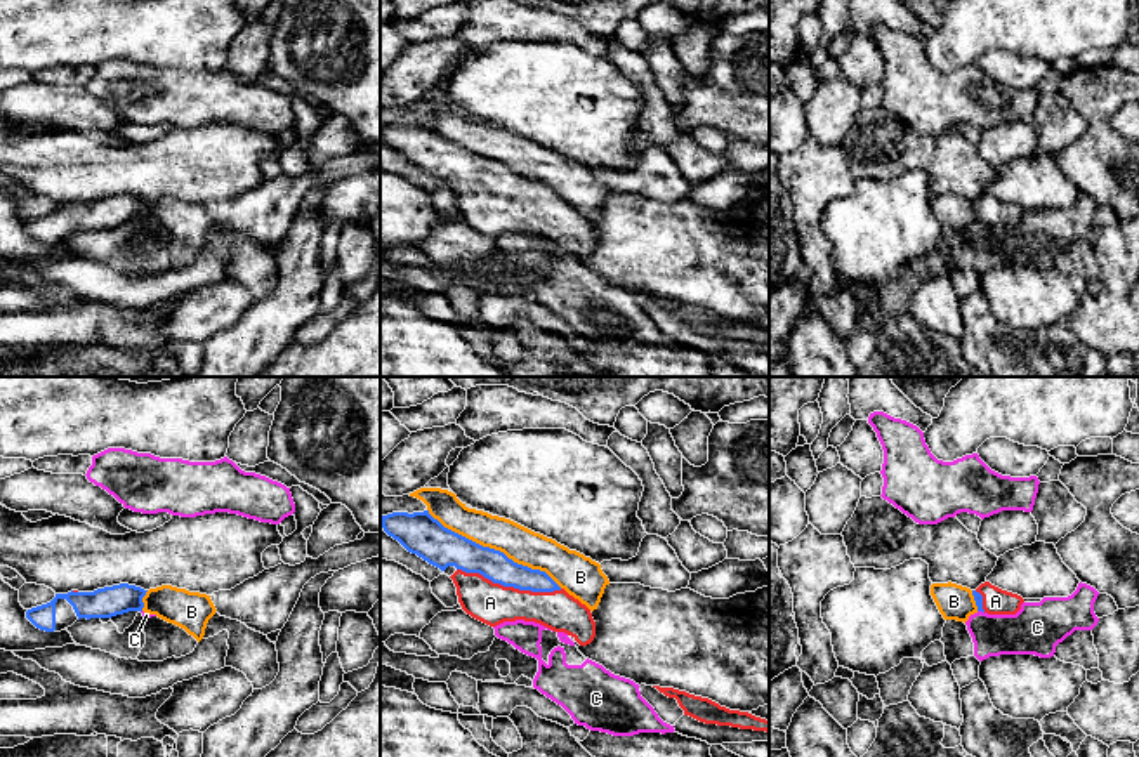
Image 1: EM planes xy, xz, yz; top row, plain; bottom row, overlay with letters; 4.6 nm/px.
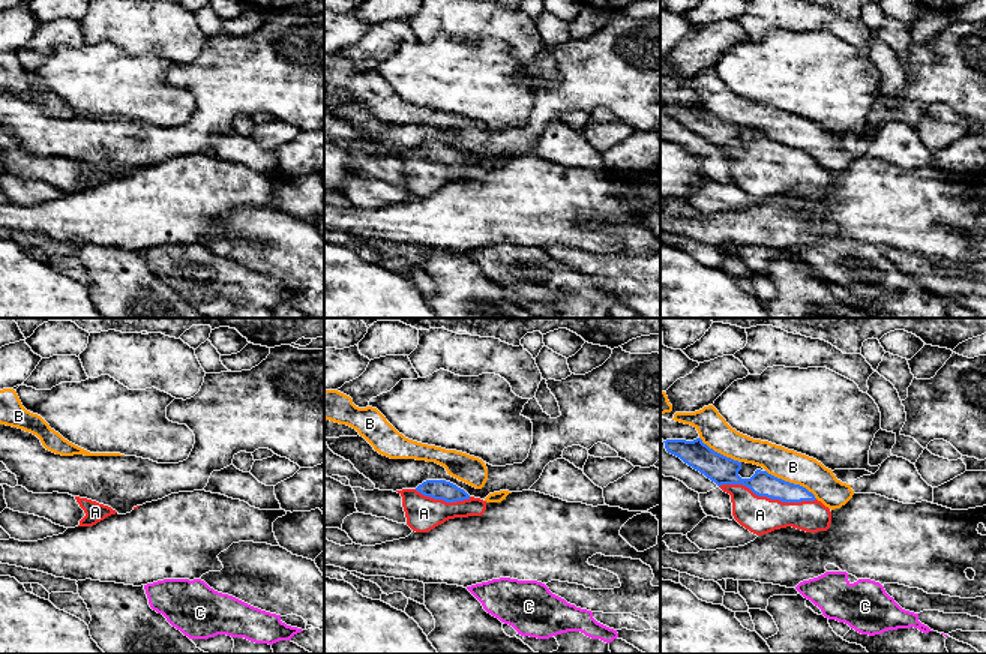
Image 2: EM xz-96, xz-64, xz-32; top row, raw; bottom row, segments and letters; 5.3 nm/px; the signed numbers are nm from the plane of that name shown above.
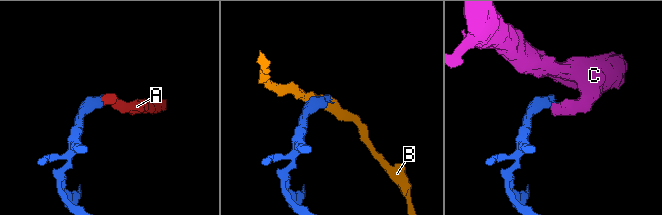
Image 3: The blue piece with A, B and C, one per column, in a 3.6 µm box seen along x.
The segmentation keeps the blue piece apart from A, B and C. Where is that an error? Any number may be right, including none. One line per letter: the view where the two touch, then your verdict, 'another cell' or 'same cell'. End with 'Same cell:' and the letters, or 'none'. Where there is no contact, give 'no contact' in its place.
A: xz | same cell
B: xz | another cell
C: yz | another cell
Same cell: A

